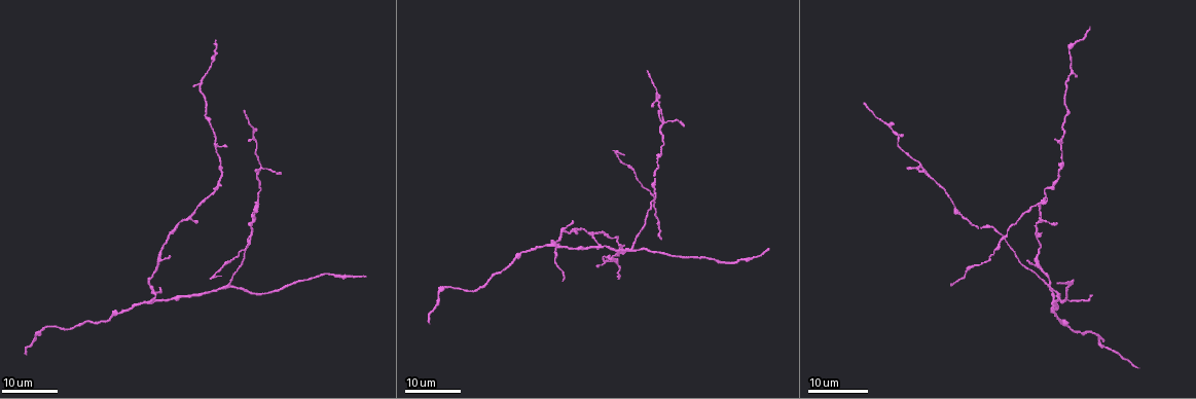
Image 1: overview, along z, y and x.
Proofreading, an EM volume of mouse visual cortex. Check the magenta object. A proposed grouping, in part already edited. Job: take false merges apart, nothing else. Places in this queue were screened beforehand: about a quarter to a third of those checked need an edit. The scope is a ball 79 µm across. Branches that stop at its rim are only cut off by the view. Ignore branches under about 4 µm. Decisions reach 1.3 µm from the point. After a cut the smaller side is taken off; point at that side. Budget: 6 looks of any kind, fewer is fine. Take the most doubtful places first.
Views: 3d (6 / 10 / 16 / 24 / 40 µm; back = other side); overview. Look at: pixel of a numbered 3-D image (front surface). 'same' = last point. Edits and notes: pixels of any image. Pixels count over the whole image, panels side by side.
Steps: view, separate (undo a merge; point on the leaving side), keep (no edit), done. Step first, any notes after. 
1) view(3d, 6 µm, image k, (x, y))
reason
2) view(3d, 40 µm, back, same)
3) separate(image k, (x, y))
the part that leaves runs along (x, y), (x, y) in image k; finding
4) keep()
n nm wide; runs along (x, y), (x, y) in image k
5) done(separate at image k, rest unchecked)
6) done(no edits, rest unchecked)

view(3d, 24 µm, image 1, (1001, 240))

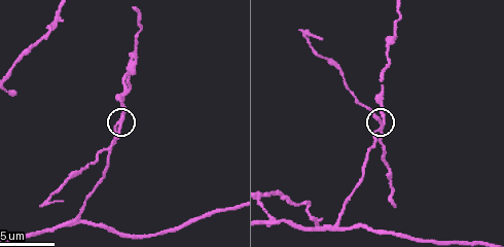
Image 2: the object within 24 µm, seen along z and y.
view(3d, 10 µm, image 2, (382, 124))

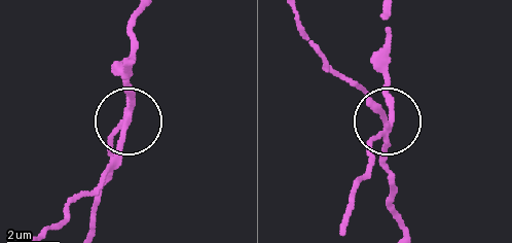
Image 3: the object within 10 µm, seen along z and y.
separate(image 3, (121, 144))
side arm 15 µm; 4 arms; two neurons meet here

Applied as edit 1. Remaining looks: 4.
view(3d, 24 µm, image 1, (665, 121))
four arms meet

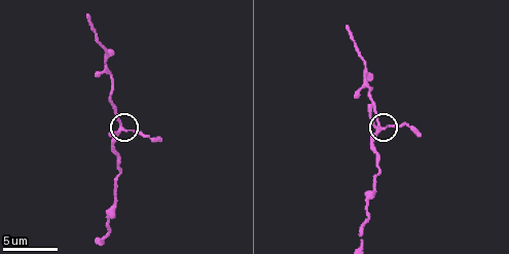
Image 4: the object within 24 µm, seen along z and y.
view(3d, 10 µm, image 4, (123, 126))

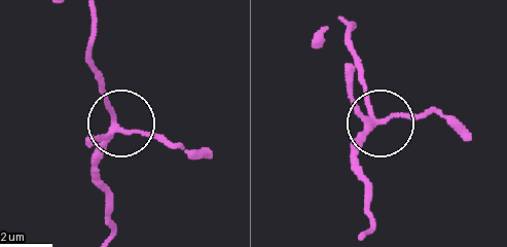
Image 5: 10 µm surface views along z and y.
keep()
runs along (111, 236), (101, 155), (116, 130), (140, 130), (178, 142) in image 5; one neuron here

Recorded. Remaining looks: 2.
view(3d, 16 µm, image 2, (339, 224))
three-way junction

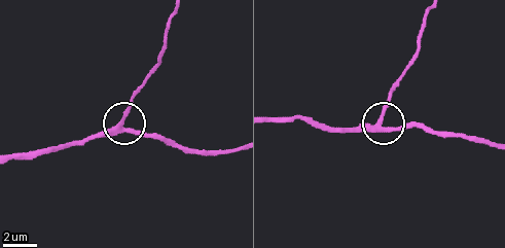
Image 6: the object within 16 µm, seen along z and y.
keep()
runs along (271, 118), (304, 118), (325, 127), (419, 127) in image 6; continuous, no second neuron

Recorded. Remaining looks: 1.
done(separate at image 3, rest unchecked)

